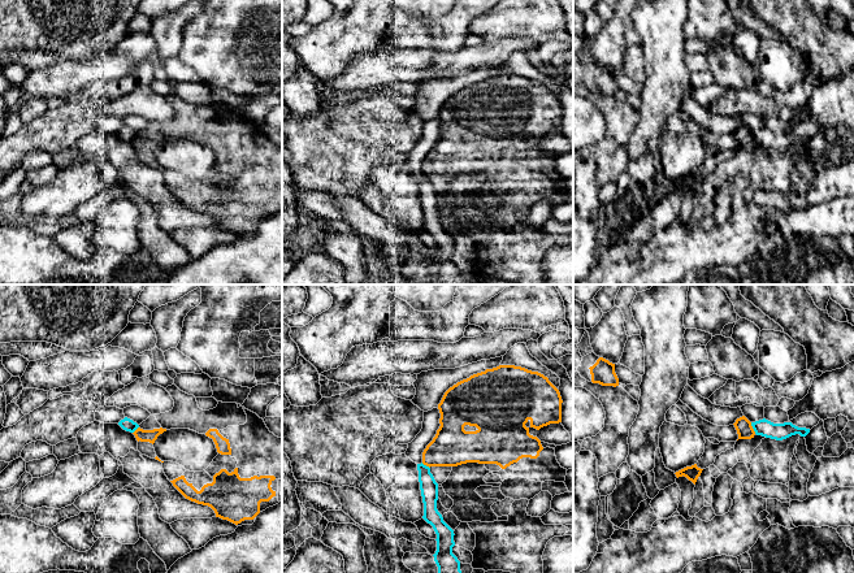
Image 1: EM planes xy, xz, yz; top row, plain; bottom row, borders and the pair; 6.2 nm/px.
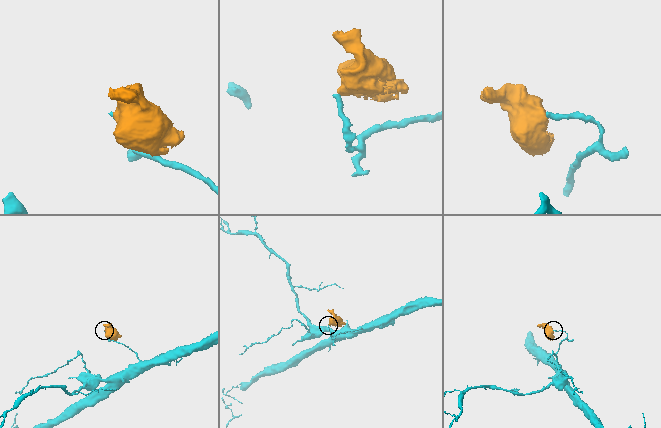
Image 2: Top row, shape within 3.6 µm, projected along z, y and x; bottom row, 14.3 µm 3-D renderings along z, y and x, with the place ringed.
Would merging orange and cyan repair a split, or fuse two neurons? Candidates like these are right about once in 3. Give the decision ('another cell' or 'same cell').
another cell

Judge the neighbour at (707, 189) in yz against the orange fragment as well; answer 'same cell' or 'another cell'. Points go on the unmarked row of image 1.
another cell

